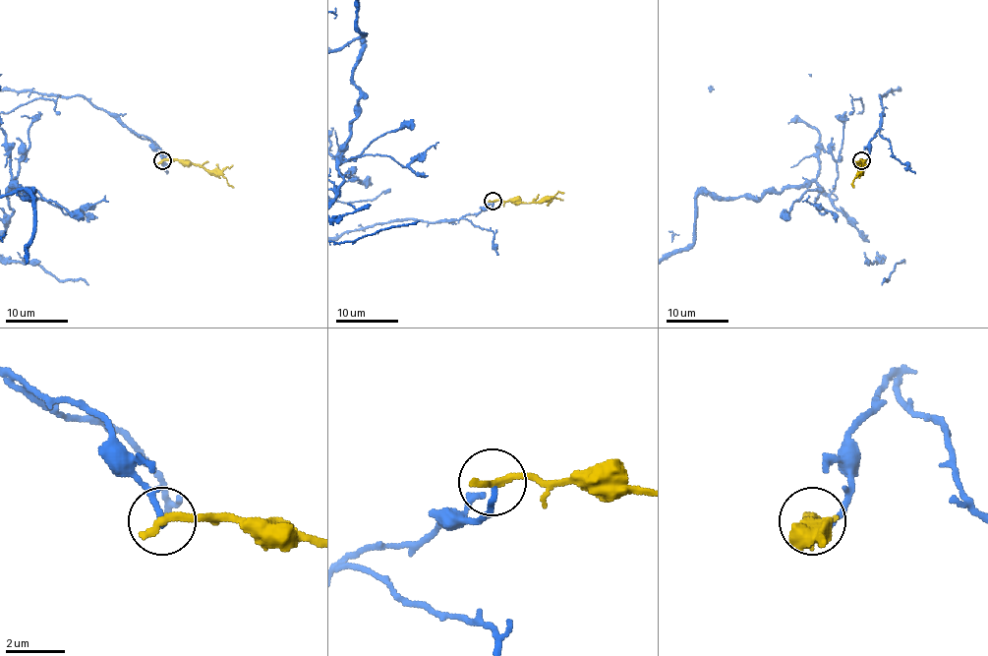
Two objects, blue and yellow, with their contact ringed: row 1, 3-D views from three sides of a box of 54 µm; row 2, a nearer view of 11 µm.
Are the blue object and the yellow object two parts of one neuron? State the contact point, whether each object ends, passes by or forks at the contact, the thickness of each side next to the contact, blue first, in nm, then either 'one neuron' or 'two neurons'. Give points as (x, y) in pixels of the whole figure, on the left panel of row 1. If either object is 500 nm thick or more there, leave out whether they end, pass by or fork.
at (162, 160); blue ends there; yellow ends there; 190 nm thick on the blue side, 320 nm on the other; two neurons

